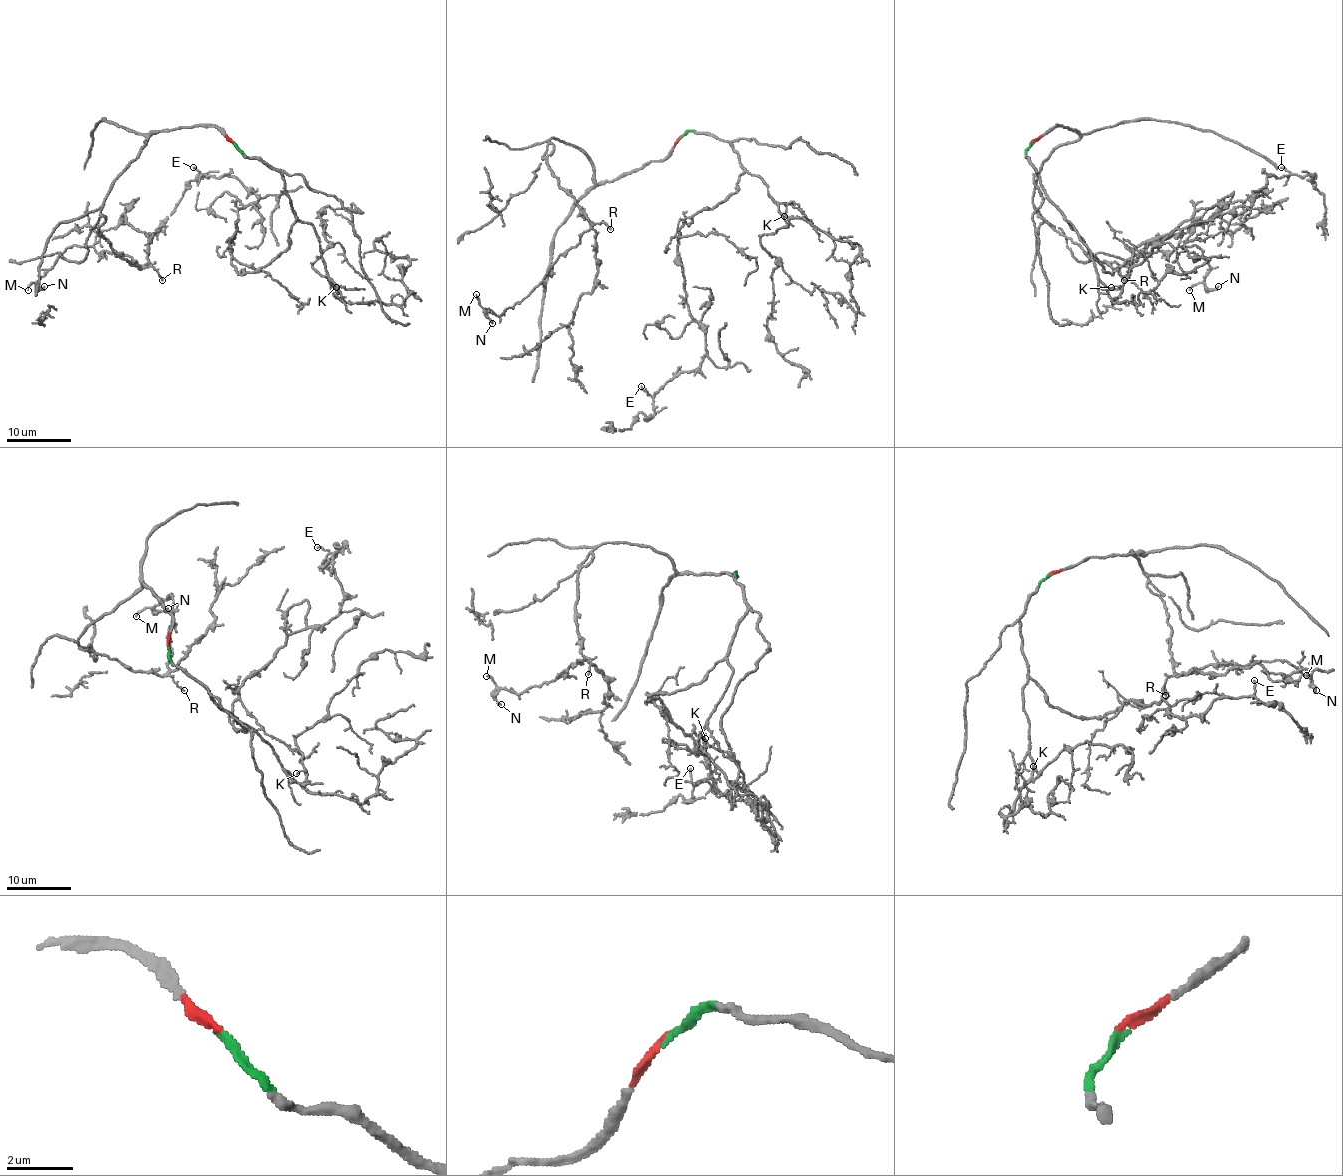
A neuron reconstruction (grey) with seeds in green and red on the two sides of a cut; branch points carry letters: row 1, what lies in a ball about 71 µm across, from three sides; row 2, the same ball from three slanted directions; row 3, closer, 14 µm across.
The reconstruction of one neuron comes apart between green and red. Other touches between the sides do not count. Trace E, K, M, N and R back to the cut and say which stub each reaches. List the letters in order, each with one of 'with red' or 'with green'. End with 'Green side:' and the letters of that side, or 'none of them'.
E: with green
K: with green
M: with red
N: with red
R: with red
Green side: E, K

